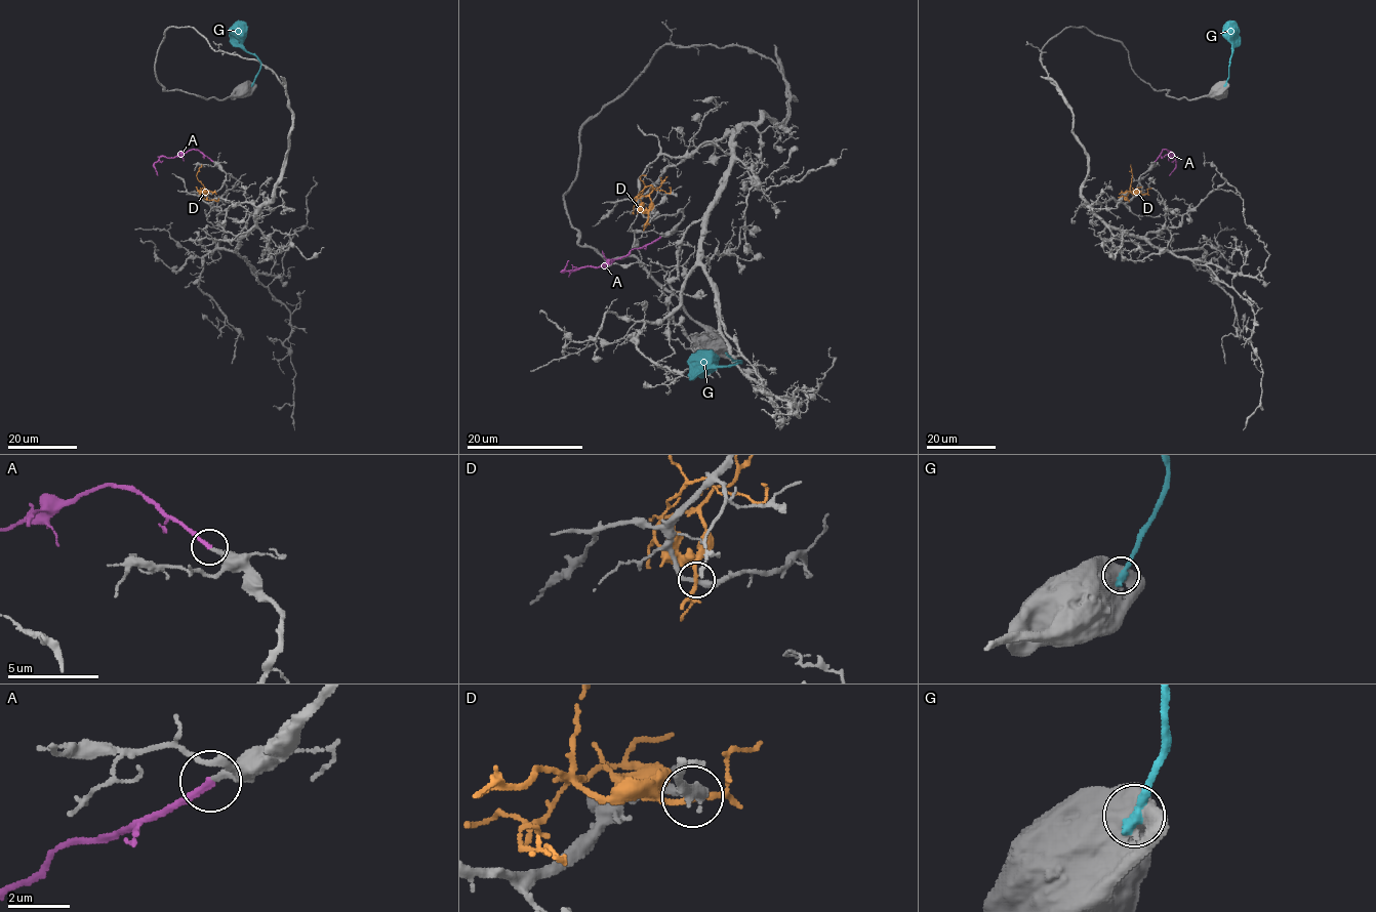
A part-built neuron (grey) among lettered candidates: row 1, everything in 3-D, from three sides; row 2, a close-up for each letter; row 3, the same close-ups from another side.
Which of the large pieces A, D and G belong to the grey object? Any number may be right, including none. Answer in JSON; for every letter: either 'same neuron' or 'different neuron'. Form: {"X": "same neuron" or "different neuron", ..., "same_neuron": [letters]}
{"A": "same neuron", "D": "different neuron", "G": "different neuron", "same_neuron": ["A"]}

